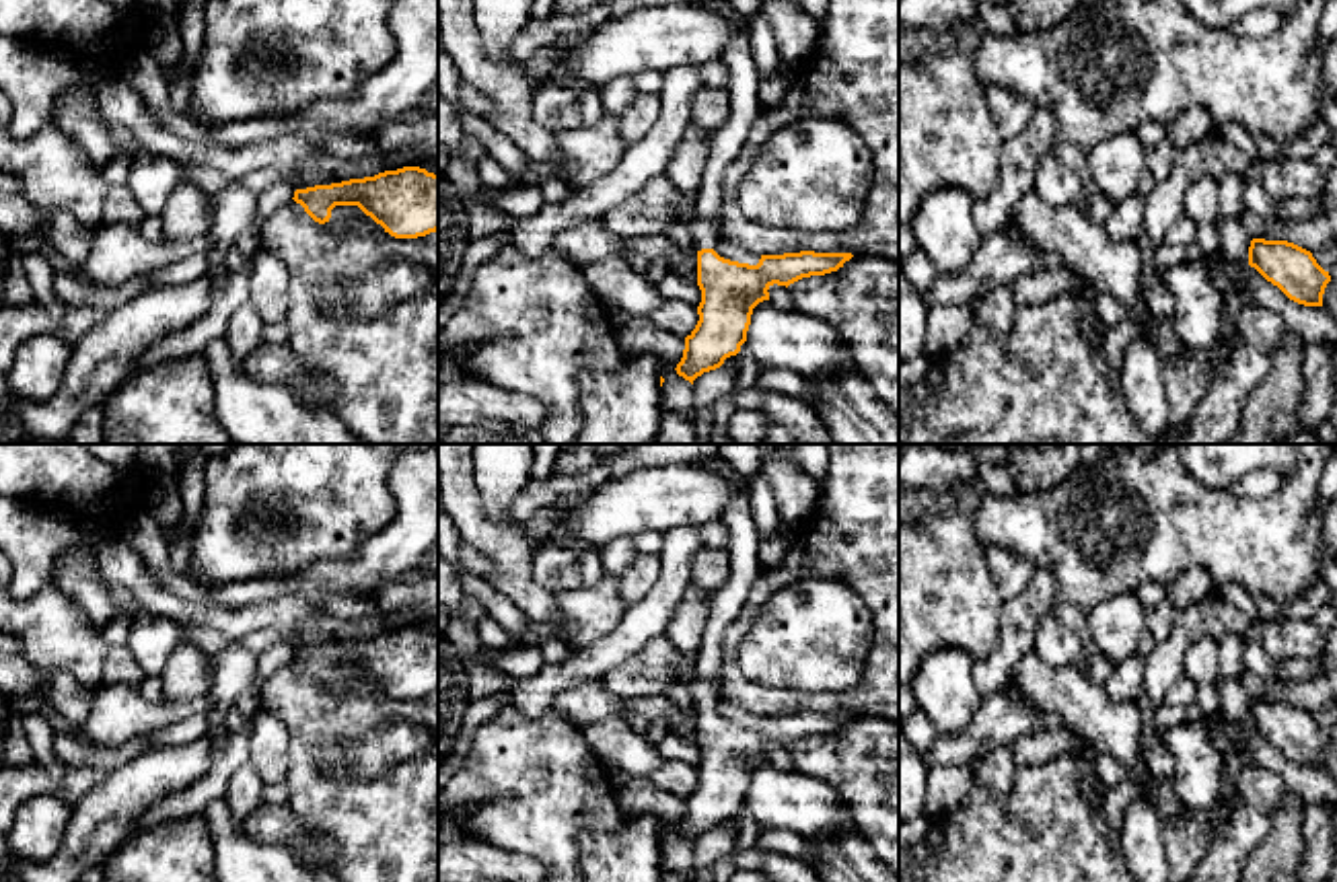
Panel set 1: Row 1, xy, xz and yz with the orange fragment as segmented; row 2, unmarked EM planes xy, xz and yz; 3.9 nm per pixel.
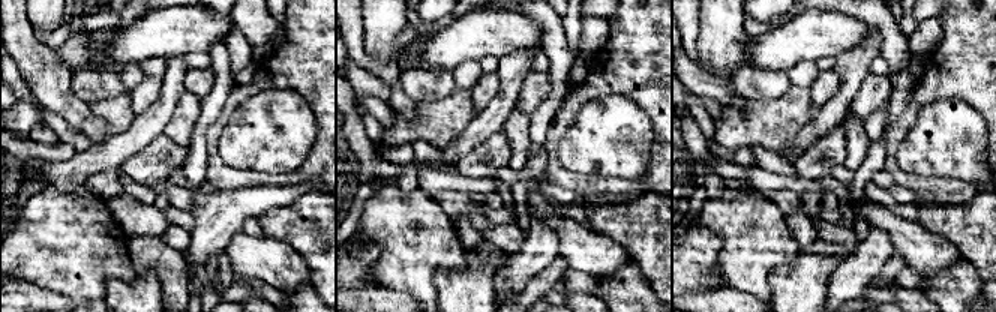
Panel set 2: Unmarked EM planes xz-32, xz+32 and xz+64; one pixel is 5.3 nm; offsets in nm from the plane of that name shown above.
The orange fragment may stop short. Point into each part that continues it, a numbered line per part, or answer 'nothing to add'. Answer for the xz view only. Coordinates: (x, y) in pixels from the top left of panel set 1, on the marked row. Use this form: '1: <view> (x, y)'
1: xz (727, 142)

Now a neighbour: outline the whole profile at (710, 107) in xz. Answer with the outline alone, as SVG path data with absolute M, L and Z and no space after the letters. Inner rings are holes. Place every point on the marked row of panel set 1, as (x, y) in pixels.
M701 86L693 99L691 125L699 127L708 138L724 125L730 113L730 95L726 88Z

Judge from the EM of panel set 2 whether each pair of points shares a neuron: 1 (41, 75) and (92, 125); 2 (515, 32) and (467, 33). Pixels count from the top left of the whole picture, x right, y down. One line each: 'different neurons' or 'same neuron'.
1: same neuron
2: same neuron

